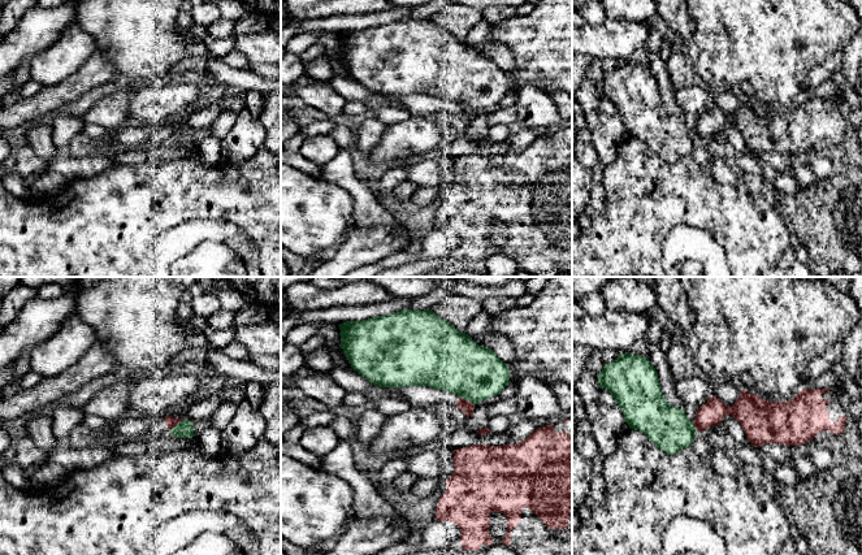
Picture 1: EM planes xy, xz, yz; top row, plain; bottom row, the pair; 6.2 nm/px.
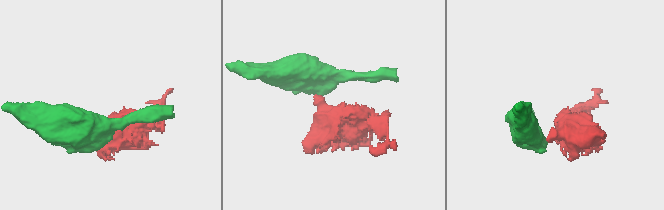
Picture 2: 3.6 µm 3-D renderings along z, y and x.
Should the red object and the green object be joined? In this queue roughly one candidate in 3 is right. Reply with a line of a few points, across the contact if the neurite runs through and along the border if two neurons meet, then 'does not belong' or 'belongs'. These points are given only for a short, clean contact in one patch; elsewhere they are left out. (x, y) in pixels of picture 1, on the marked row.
does not belong

